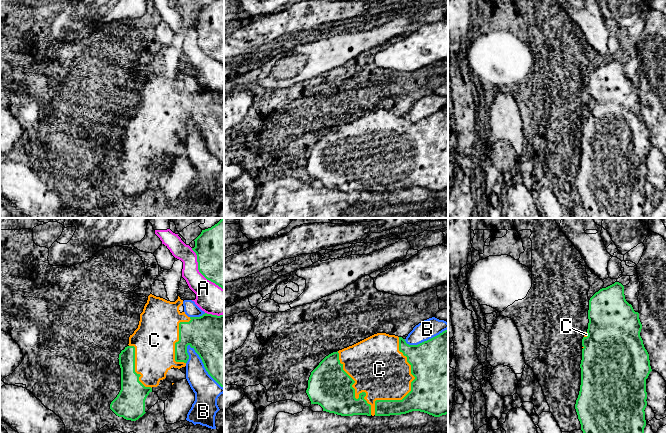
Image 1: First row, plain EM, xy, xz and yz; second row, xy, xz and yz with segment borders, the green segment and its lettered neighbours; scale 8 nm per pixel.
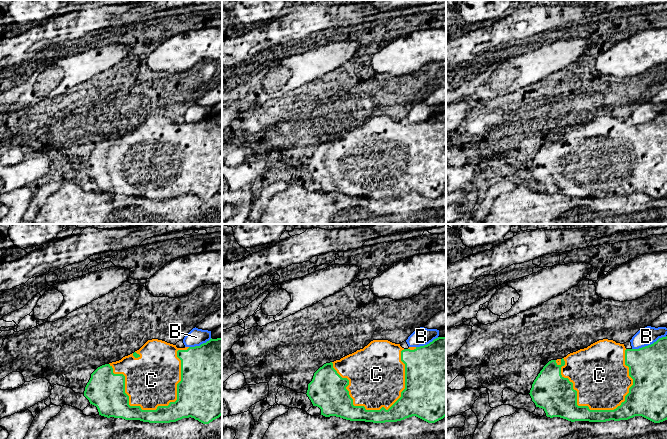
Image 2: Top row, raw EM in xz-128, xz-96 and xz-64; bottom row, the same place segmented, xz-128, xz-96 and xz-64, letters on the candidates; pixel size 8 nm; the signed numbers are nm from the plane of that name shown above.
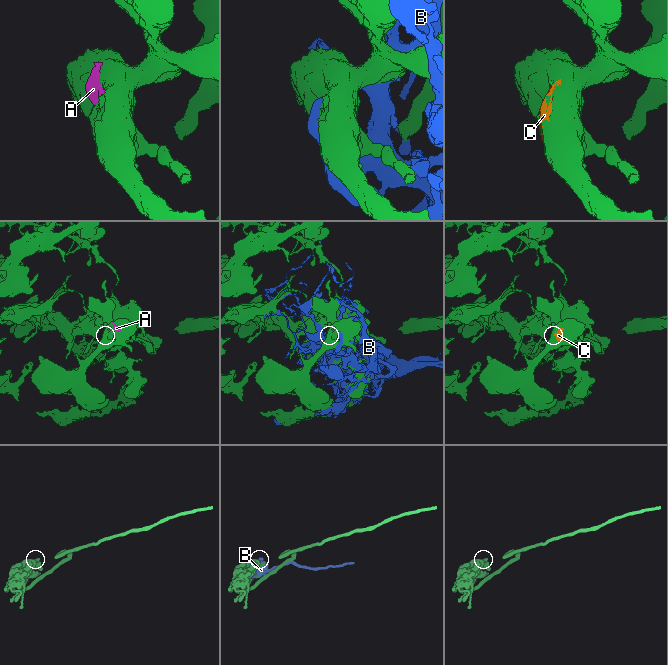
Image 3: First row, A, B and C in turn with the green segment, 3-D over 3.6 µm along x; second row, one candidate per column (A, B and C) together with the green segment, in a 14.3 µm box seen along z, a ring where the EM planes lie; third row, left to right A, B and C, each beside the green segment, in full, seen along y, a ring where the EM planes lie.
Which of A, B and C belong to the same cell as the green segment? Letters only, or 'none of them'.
C

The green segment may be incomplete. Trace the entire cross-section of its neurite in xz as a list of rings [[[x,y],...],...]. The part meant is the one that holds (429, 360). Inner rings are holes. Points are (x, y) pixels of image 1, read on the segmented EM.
[[[448,329],[418,345],[409,345],[402,337],[389,335],[386,333],[377,333],[352,346],[333,352],[326,356],[311,372],[306,393],[311,401],[311,404],[318,404],[323,408],[323,411],[341,416],[390,416],[406,414],[412,411],[424,412],[434,417],[446,415],[448,414]]]

